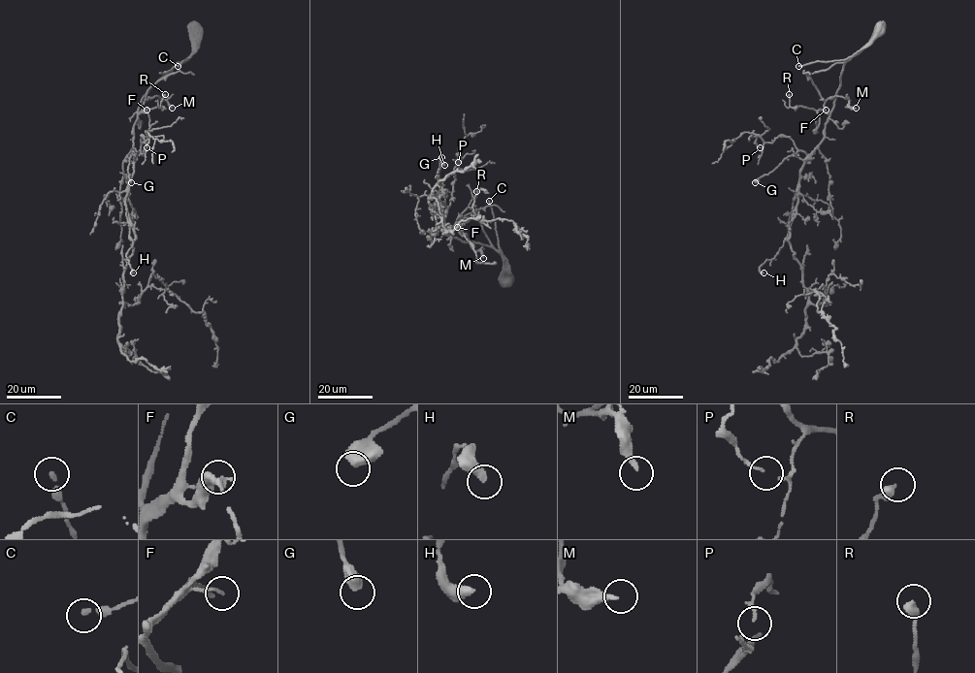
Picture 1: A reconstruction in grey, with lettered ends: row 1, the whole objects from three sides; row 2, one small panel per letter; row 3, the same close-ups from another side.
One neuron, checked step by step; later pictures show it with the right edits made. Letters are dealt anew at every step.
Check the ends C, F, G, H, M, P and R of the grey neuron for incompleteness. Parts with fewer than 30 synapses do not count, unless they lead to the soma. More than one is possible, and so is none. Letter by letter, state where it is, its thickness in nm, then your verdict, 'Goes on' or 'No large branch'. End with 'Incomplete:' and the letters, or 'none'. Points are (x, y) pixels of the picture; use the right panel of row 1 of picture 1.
C: Place: (798, 66). Thickness 180 nm. No large branch
F: Place: (826, 110). Thickness 120 nm. No large branch
G: Place: (755, 182). Thickness 550 nm. No large branch
H: Place: (763, 272). Thickness 440 nm. No large branch
M: Place: (856, 108). Thickness 240 nm. No large branch
P: Place: (760, 147). Thickness 90 nm. No large branch
R: Place: (789, 94). Thickness 400 nm. No large branch
Incomplete: none

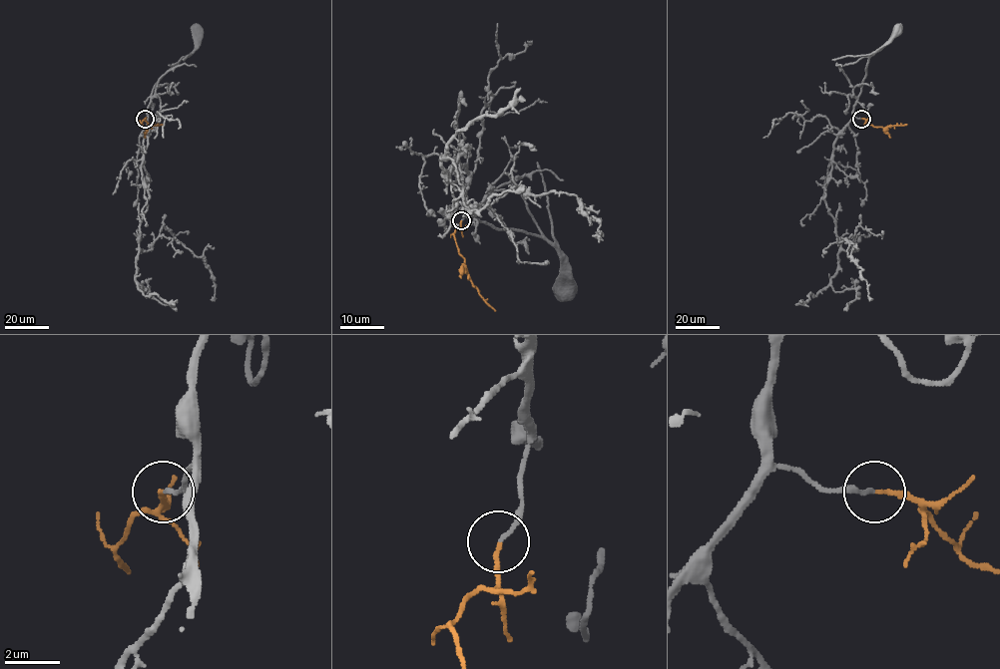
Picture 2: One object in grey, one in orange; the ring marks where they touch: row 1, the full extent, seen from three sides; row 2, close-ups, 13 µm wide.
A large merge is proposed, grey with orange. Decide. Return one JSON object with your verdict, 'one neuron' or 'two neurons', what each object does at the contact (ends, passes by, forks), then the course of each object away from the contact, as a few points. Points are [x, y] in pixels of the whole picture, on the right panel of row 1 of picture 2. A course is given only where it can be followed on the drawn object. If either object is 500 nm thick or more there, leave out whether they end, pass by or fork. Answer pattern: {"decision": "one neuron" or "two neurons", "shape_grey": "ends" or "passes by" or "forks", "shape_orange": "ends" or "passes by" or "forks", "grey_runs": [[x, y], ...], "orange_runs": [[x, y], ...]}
{"decision": "one neuron", "shape_grey": "ends", "shape_orange": "ends", "grey_runs": [[861, 118], [853, 116], [853, 107], [868, 58], [897, 30]], "orange_runs": [[861, 118], [875, 127], [907, 124]]}

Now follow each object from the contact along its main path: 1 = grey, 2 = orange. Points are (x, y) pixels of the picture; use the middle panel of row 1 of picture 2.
1: (460, 220), (466, 203), (479, 220), (549, 242), (569, 283), (563, 291)
2: (460, 220), (460, 226), (453, 234), (464, 258), (465, 271), (478, 293), (495, 311)

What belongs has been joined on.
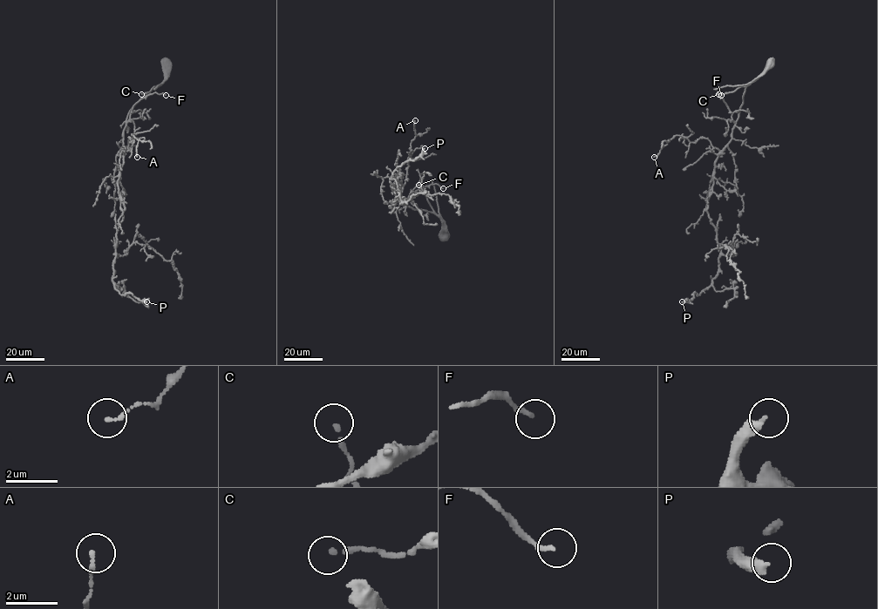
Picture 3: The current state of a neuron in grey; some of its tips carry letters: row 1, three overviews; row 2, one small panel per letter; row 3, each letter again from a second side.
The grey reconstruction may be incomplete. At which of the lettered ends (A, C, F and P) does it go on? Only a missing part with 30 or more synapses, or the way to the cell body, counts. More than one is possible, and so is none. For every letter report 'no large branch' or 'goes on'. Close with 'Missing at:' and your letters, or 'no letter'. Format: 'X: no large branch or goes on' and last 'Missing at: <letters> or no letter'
A: no large branch
C: no large branch
F: no large branch
P: goes on
Missing at: P

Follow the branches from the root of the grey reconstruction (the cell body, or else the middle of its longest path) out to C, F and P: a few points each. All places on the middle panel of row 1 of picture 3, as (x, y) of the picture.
C: (443, 236), (445, 236), (445, 224), (434, 213), (418, 185)
F: (443, 236), (445, 224), (438, 216), (404, 203), (426, 186), (436, 183), (443, 188)
P: (443, 236), (445, 224), (438, 216), (404, 204), (395, 179), (401, 173), (391, 186), (396, 168), (425, 148)

